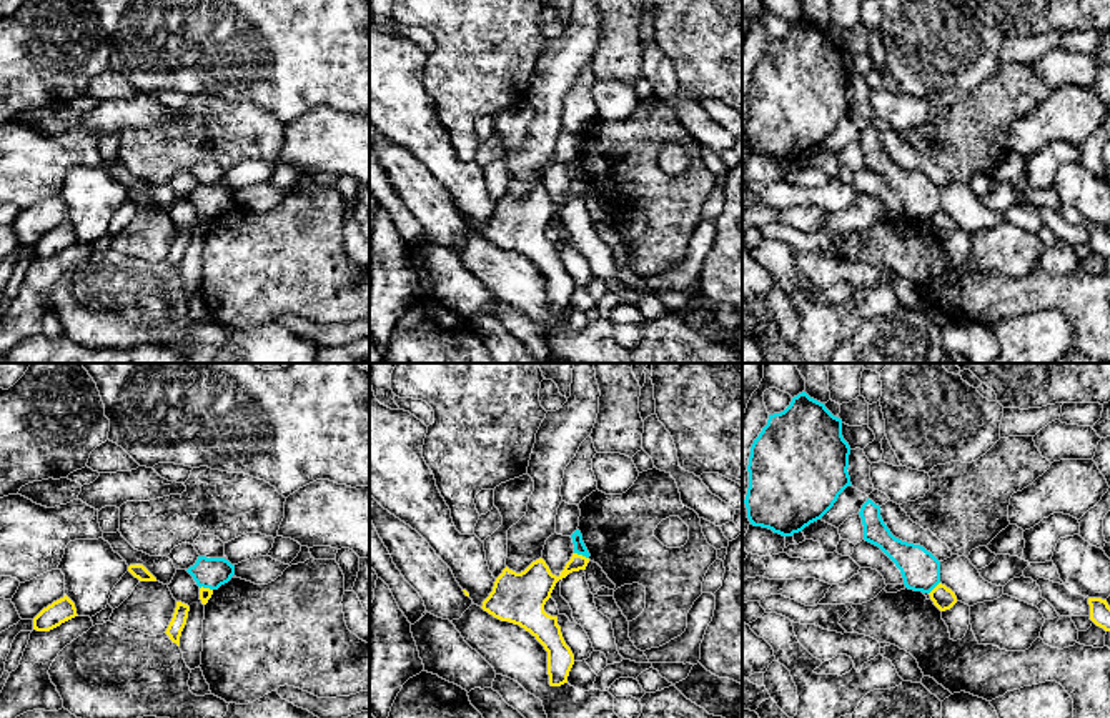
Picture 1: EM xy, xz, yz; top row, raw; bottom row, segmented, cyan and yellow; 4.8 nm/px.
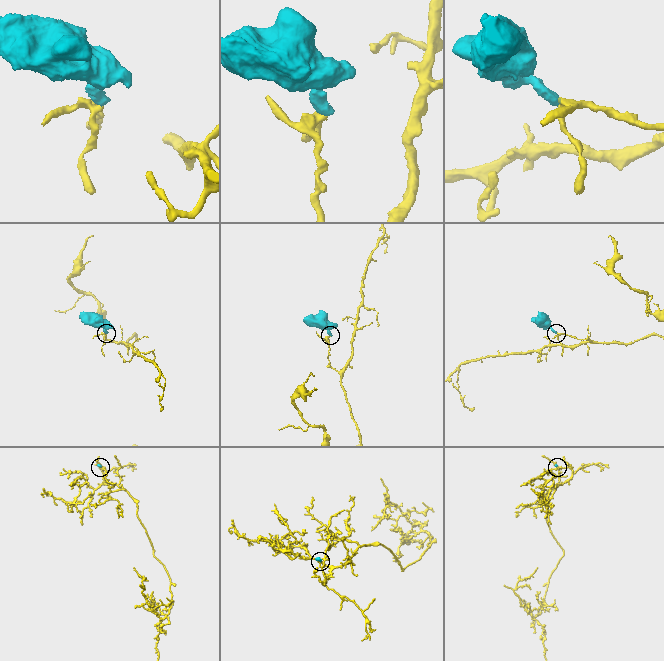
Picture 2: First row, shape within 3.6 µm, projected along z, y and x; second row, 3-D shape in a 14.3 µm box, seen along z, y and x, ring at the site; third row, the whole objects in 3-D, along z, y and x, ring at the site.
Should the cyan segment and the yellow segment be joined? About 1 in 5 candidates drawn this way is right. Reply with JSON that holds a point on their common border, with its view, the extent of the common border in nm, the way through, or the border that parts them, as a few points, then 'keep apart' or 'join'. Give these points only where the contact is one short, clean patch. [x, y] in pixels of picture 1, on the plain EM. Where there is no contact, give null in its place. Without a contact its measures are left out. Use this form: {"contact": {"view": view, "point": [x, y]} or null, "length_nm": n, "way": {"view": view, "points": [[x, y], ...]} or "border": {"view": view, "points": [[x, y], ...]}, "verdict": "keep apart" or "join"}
{"contact": {"view": "xz", "point": [581, 180]}, "length_nm": 80, "border": {"view": "xz", "points": [[574, 179], [588, 185]]}, "verdict": "keep apart"}

